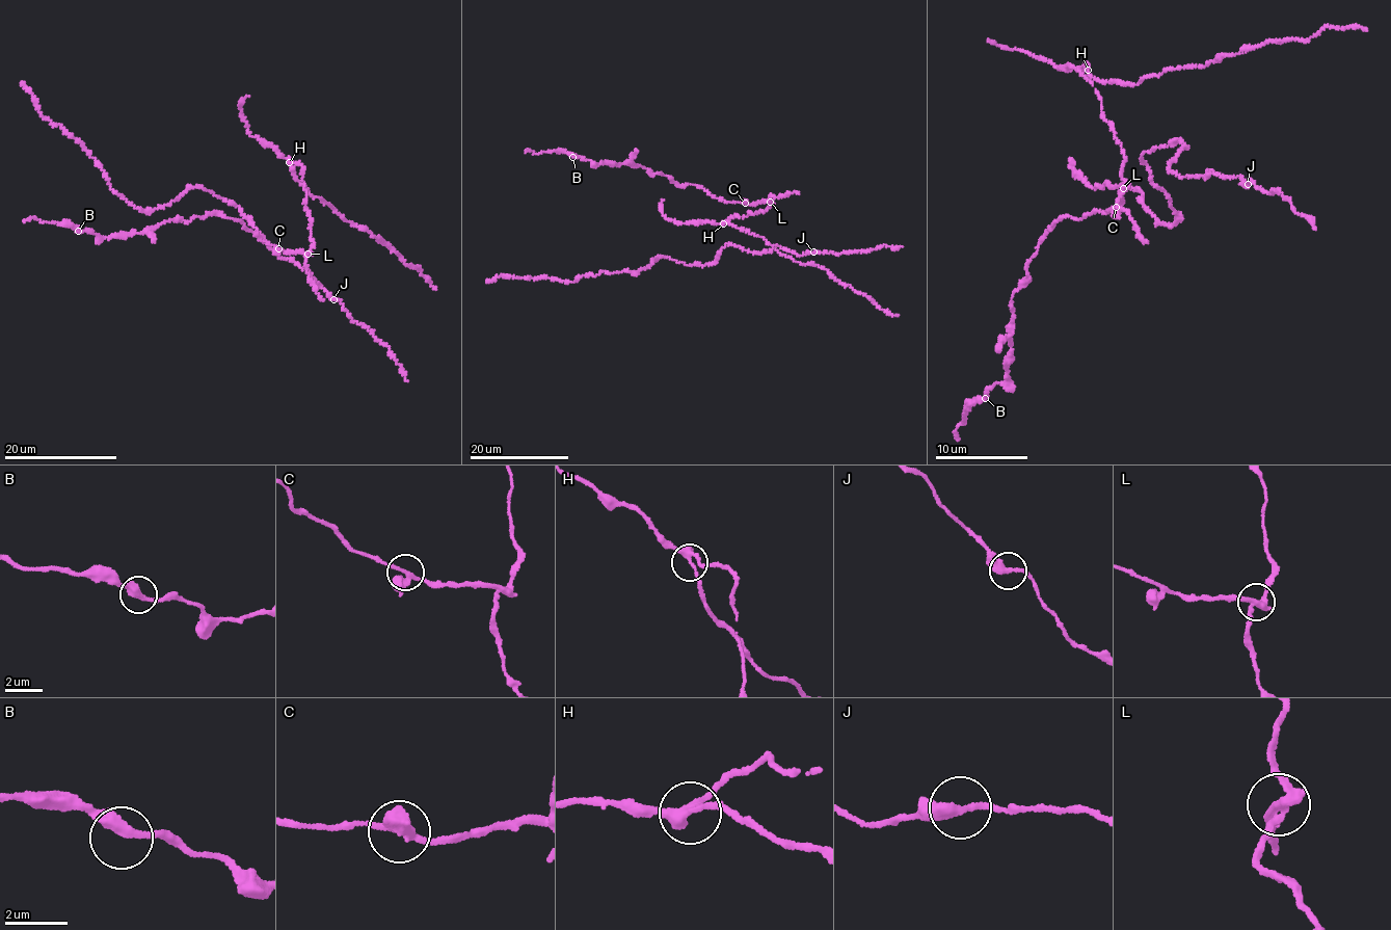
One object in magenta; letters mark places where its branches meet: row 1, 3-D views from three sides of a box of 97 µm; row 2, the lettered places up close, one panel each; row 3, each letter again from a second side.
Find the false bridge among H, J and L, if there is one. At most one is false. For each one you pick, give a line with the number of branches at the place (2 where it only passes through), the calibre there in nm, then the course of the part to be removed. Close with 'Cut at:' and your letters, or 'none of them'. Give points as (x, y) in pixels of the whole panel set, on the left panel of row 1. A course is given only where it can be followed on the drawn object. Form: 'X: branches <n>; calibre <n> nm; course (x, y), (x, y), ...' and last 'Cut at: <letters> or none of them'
L: branches 3; calibre 280 nm; course (309, 253), (275, 249), (235, 219), (214, 212), (108, 238), (70, 224), (23, 221)
Cut at: L

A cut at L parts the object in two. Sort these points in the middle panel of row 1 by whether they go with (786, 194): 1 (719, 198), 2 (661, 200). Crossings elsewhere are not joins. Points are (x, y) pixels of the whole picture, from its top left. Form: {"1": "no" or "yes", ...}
{"1": "yes", "2": "no"}

